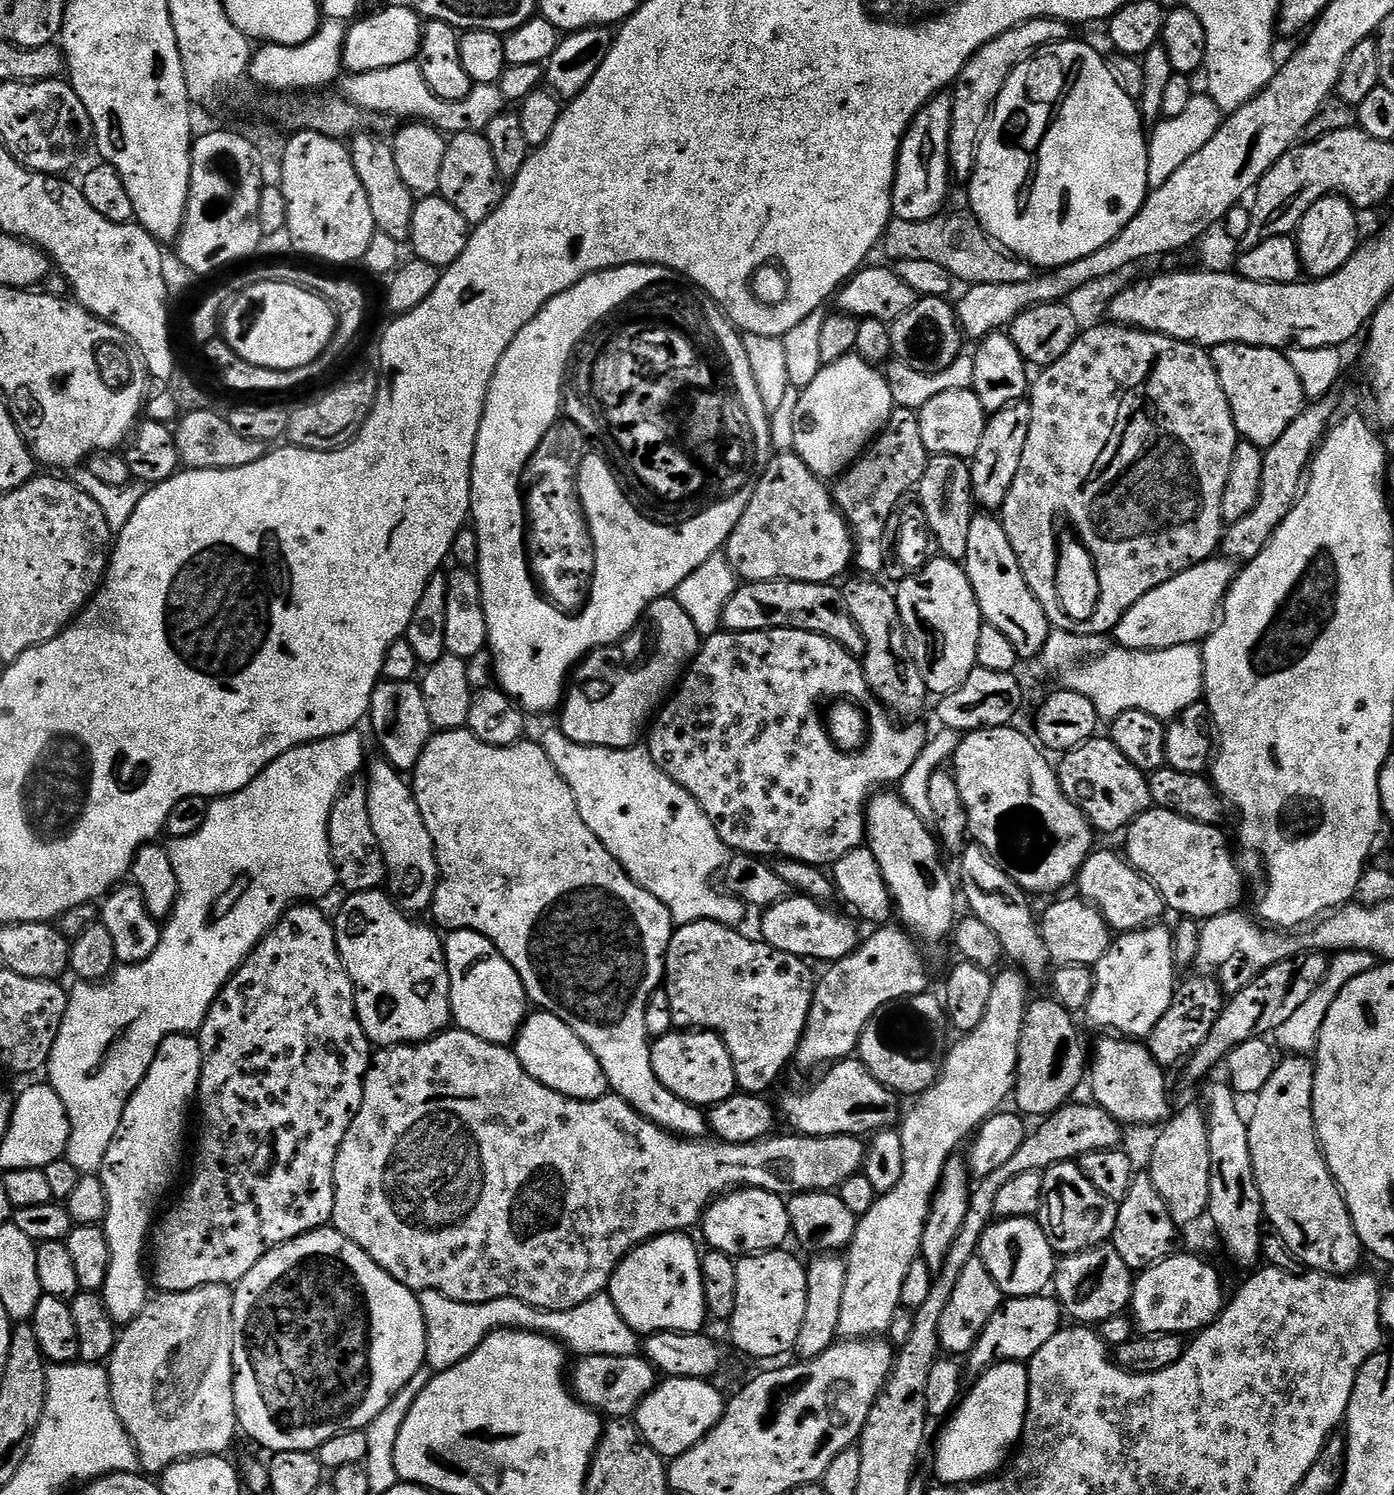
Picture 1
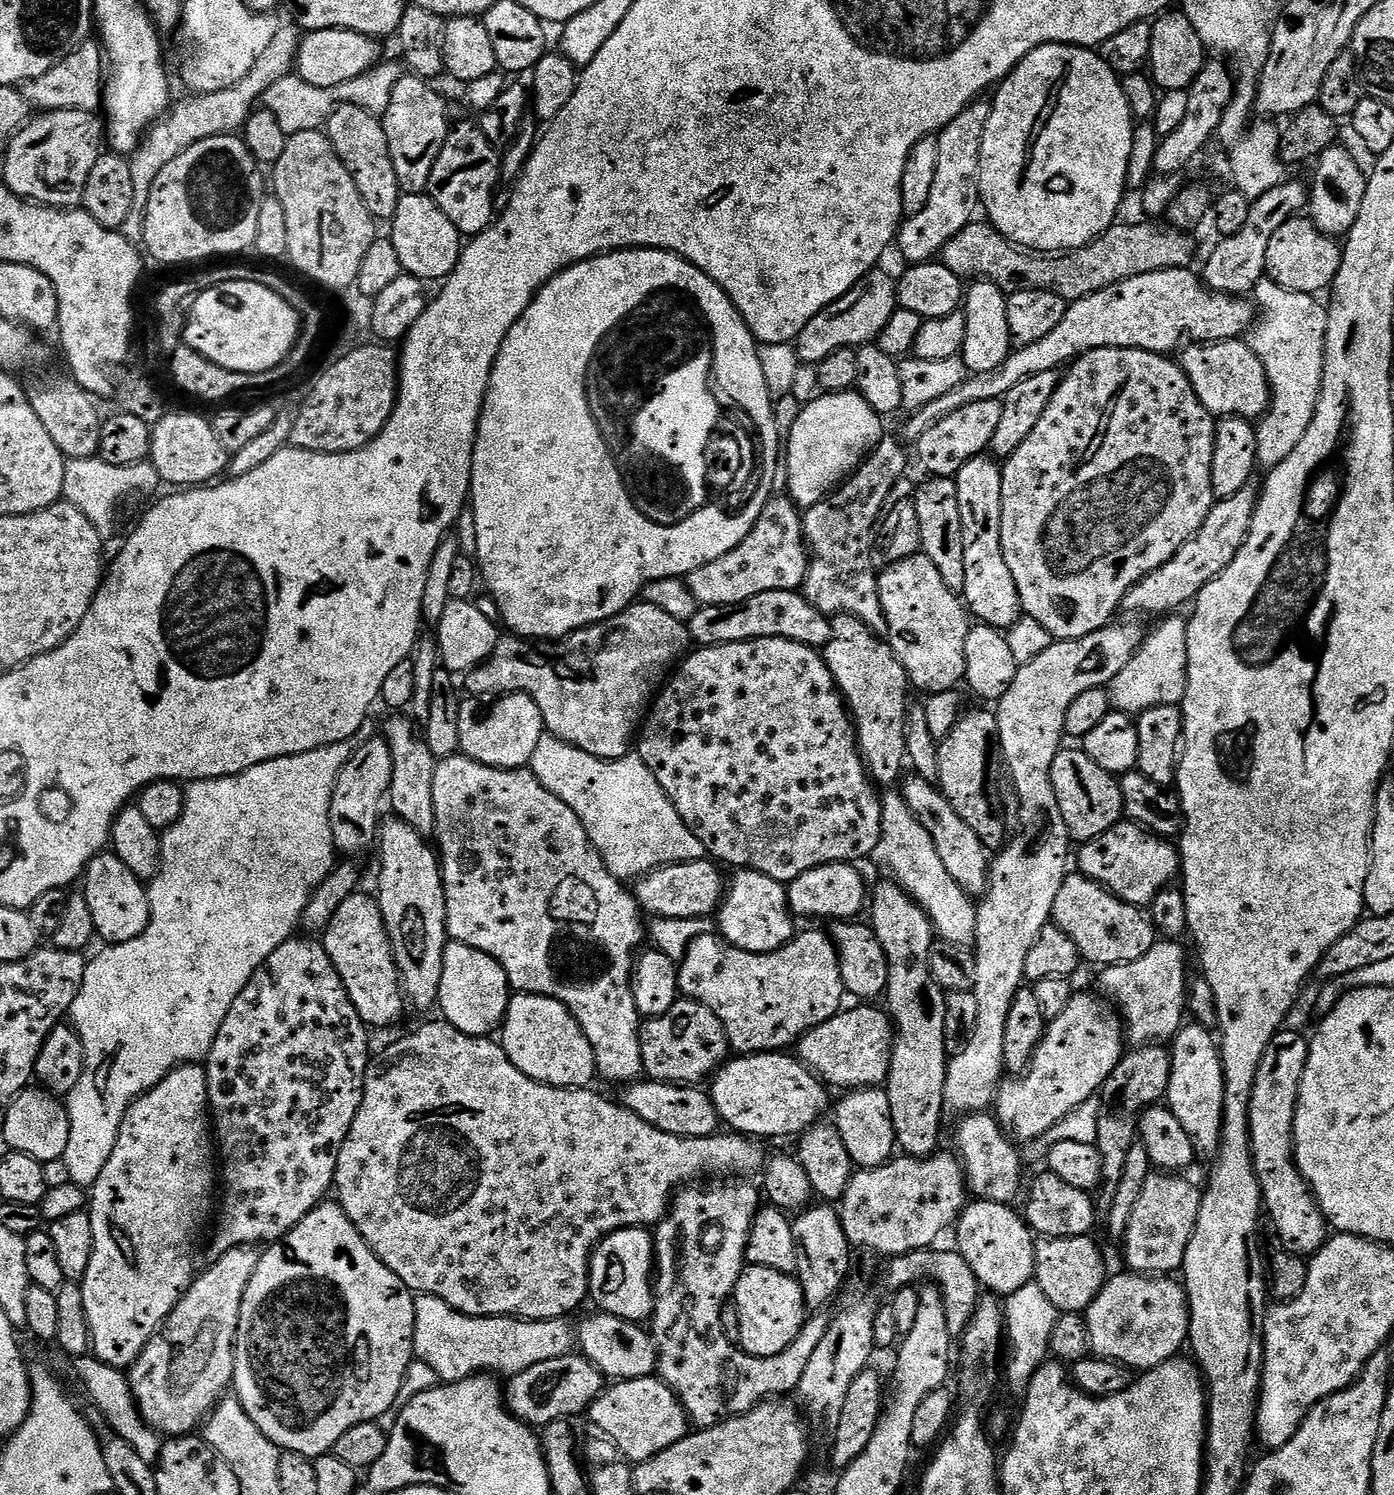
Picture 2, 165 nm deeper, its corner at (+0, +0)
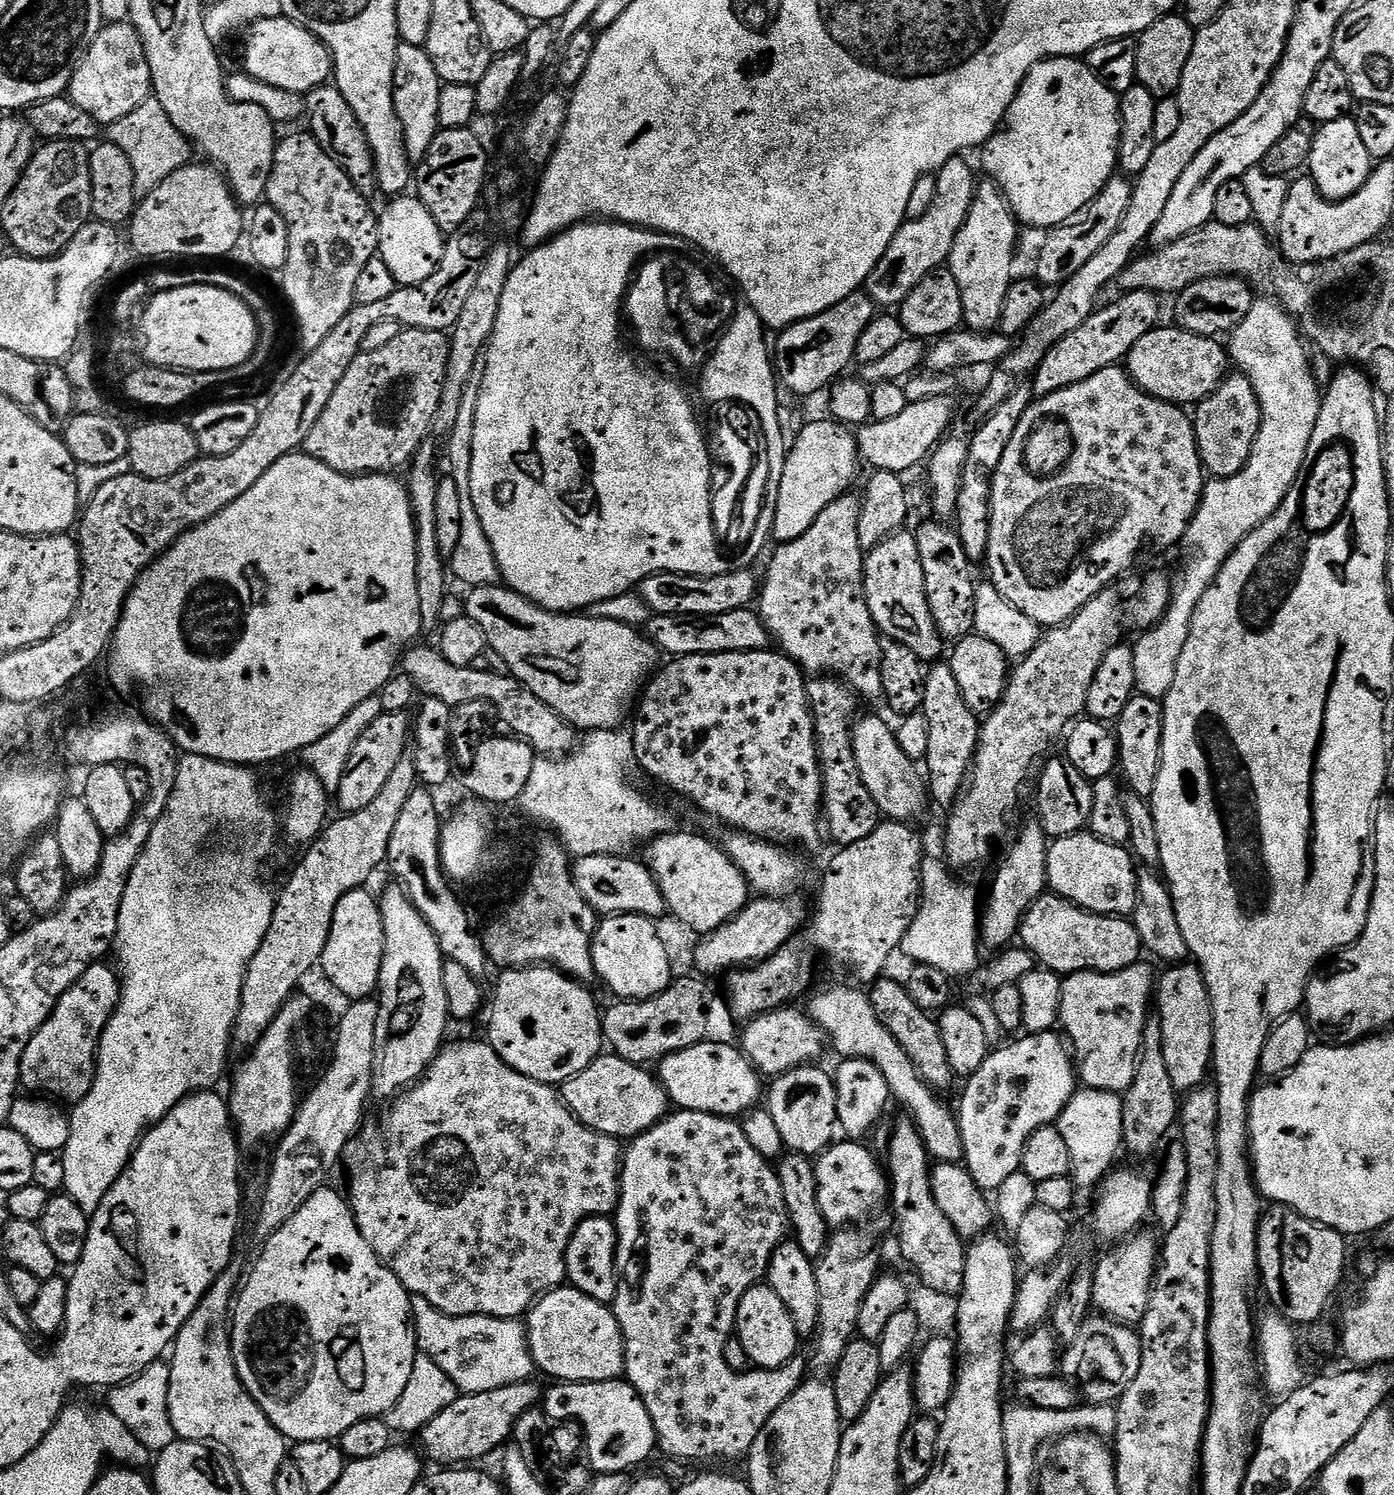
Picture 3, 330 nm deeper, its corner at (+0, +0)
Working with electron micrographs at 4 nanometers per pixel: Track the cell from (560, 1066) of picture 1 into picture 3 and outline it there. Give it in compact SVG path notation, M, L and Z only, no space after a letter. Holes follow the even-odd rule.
M551 966L509 968L503 975L504 980L496 984L496 997L492 1000L492 1017L488 1020L486 1040L510 1067L518 1070L518 1074L543 1084L559 1086L574 1078L574 1074L586 1070L586 1066L590 1066L590 1062L601 1055L606 1044L602 1012L599 1007L596 1009L595 998L584 989L587 987L581 981Z

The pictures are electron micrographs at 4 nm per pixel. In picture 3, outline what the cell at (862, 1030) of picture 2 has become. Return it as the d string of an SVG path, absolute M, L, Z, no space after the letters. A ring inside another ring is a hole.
M785 1006L782 1008L775 1008L761 1016L755 1016L752 1020L747 1021L743 1025L744 1033L738 1039L738 1047L743 1052L745 1058L755 1066L757 1072L764 1078L775 1078L789 1072L795 1068L803 1068L811 1065L820 1056L820 1051L826 1048L826 1037L820 1031L812 1017L808 1015L807 1011L796 1009L796 1006Z

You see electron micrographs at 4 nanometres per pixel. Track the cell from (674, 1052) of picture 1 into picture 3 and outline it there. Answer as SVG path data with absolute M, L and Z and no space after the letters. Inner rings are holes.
M695 975L673 979L672 985L662 994L649 1000L626 1000L616 1002L613 1008L604 1008L602 1012L602 1027L607 1047L615 1055L626 1062L641 1066L659 1062L665 1056L674 1054L678 1050L686 1050L690 1046L700 1043L709 1035L708 1032L708 988Z

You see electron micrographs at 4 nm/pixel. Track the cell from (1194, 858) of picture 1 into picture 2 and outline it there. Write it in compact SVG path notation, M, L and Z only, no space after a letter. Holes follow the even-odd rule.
M1121 822L1081 847L1084 849L1080 852L1079 871L1111 890L1122 902L1148 906L1162 889L1156 880L1181 871L1179 855L1168 844L1171 843L1162 843L1161 837L1139 826Z

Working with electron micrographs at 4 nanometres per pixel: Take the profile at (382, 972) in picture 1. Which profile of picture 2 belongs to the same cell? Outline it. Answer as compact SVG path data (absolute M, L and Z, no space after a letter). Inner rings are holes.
M360 890L346 898L346 902L338 906L334 918L330 918L330 926L324 929L322 943L362 1022L372 1030L398 1023L406 1009L406 997L400 986L400 971L396 969L396 959L392 957L392 944L388 940L379 903L373 897L371 900L363 896Z

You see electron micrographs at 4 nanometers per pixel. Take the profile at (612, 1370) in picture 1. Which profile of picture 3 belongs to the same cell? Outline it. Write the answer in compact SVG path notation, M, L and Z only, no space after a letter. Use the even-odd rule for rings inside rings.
M535 1379L523 1380L517 1384L511 1384L510 1386L498 1386L498 1390L486 1390L486 1394L460 1394L454 1402L450 1402L450 1406L446 1406L446 1410L442 1410L442 1414L438 1414L438 1418L430 1418L421 1428L424 1428L420 1432L420 1448L419 1451L422 1453L423 1459L425 1461L433 1460L436 1466L464 1466L469 1462L476 1462L472 1460L480 1460L483 1456L488 1456L492 1451L497 1448L497 1450L503 1449L505 1445L512 1440L512 1431L514 1426L518 1422L518 1418L522 1414L526 1414L529 1410L537 1407L542 1400L542 1388L536 1385L537 1381Z

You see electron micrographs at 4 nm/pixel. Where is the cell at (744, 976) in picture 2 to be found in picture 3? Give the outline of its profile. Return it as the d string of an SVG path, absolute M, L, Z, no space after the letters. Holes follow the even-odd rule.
M881 822L862 842L843 845L840 853L828 864L824 881L820 884L820 905L816 917L803 929L799 938L793 938L787 945L758 964L729 971L728 1008L739 1022L747 1022L755 1016L766 1014L775 1008L782 1008L796 1002L796 999L812 984L812 952L828 952L832 960L840 964L853 964L856 968L868 968L872 978L879 977L892 955L897 955L906 930L914 922L920 909L920 865L926 859L924 844L908 822Z

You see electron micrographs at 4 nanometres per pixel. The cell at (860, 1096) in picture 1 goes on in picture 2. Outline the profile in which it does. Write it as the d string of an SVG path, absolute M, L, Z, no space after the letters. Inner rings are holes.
M784 1050L757 1052L755 1056L737 1055L716 1069L710 1080L710 1095L721 1121L729 1124L733 1133L749 1138L796 1138L821 1123L820 1115L830 1108L829 1089L795 1055L788 1055L792 1054Z

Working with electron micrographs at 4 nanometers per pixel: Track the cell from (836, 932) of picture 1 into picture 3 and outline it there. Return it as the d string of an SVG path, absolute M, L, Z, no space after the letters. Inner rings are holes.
M672 830L667 834L657 836L644 850L642 859L652 871L652 877L662 890L665 909L669 913L673 912L692 932L700 932L699 934L716 932L726 922L733 920L750 899L750 889L746 878L740 872L740 867L723 852L717 843L716 845L711 844L704 836Z

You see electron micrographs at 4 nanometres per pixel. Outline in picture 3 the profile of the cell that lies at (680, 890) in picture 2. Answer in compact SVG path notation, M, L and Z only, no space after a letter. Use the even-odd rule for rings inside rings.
M590 854L575 857L572 877L578 886L578 894L582 894L582 898L586 898L589 906L601 917L634 914L660 918L666 912L662 890L643 859L631 860L630 857L628 854Z

